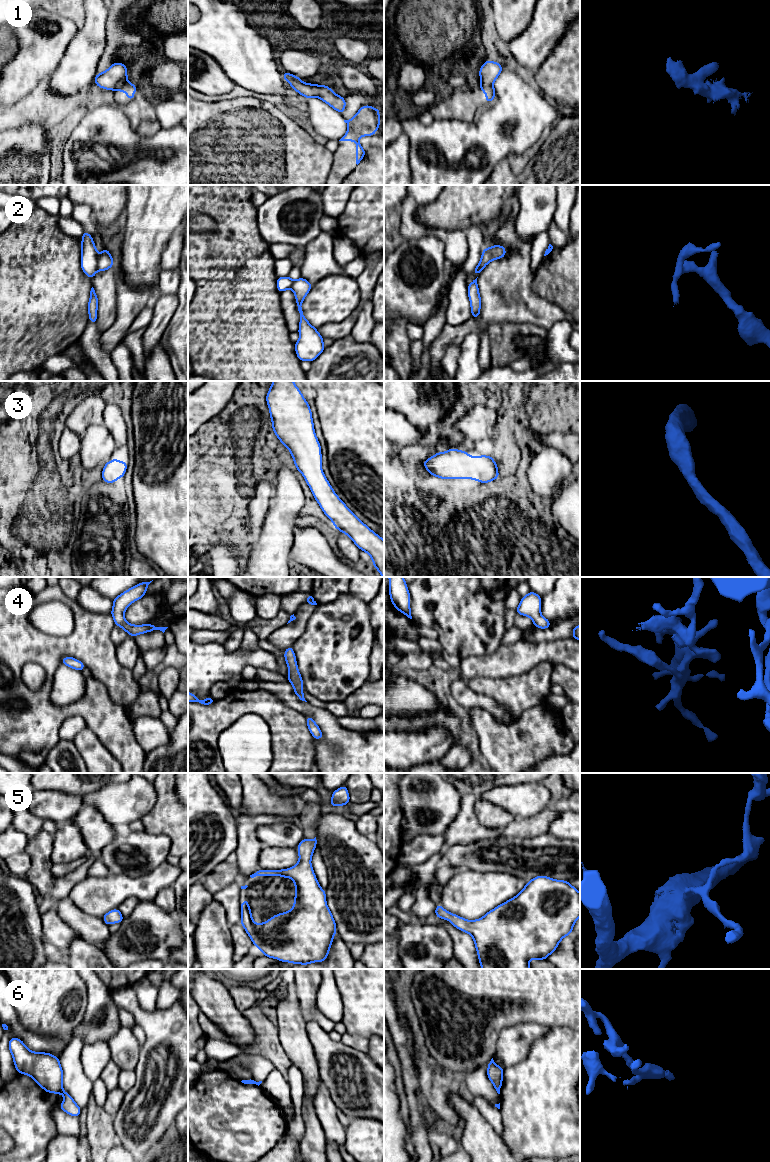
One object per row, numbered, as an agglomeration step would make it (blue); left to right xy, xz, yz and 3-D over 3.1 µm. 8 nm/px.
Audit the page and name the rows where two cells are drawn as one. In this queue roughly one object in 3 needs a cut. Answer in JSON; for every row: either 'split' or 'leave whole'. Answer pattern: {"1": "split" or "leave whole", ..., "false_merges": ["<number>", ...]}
{"1": "split", "2": "split", "3": "leave whole", "4": "leave whole", "5": "leave whole", "6": "split", "false_merges": ["1", "2", "6"]}

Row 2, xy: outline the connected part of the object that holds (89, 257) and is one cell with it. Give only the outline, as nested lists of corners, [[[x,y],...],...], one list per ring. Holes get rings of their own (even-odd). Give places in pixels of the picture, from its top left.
[[[84,230],[81,243],[81,268],[92,280],[98,271],[98,253],[92,236]]]

